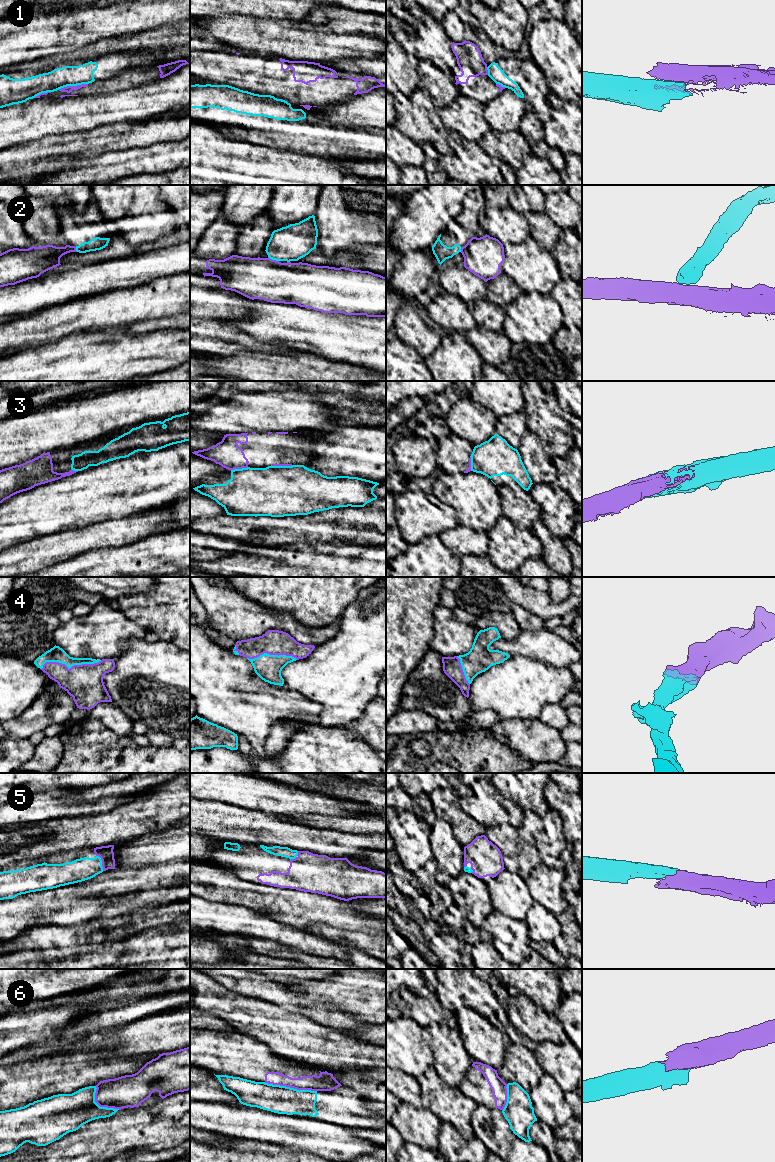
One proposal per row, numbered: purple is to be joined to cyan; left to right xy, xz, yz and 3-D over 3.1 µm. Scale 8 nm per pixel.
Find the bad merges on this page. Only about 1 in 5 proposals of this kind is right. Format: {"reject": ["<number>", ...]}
{"reject": ["1", "2", "3", "6"]}

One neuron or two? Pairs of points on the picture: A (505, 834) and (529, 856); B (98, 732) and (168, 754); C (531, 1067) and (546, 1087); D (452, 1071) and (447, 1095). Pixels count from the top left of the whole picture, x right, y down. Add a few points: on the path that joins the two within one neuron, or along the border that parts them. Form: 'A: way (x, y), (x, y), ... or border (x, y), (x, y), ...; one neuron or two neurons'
A: way (510, 840), (523, 853); one neuron
B: way (115, 749), (123, 755), (151, 755); one neuron
C: border (544, 1072), (539, 1082), (528, 1093); two neurons
D: border (438, 1075), (447, 1084), (457, 1088); two neurons

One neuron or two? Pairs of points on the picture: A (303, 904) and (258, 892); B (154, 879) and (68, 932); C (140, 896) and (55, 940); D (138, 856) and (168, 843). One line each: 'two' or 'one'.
A: one
B: two
C: one
D: one

